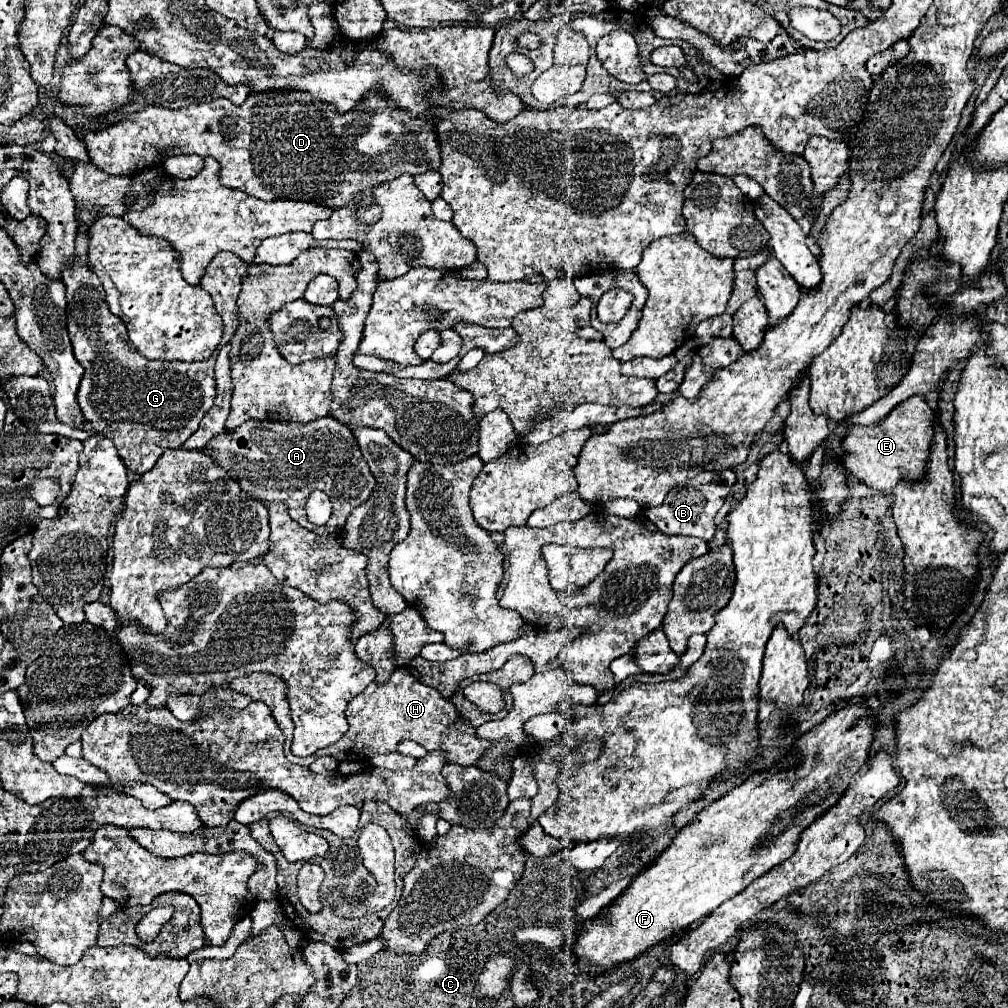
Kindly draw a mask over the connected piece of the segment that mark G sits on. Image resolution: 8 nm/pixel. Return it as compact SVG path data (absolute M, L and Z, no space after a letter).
M77 220L77 234L75 234L75 258L71 266L65 266L61 272L61 278L67 286L67 330L73 344L73 352L77 362L85 368L83 380L77 390L77 404L89 422L89 426L107 436L117 452L119 458L125 462L125 466L133 474L145 474L155 466L155 460L163 454L167 448L181 448L185 440L197 430L201 418L215 402L215 358L217 354L211 354L207 360L201 362L157 362L147 360L139 354L135 354L135 348L127 336L125 324L111 314L105 302L103 286L89 268L89 230L85 222Z

